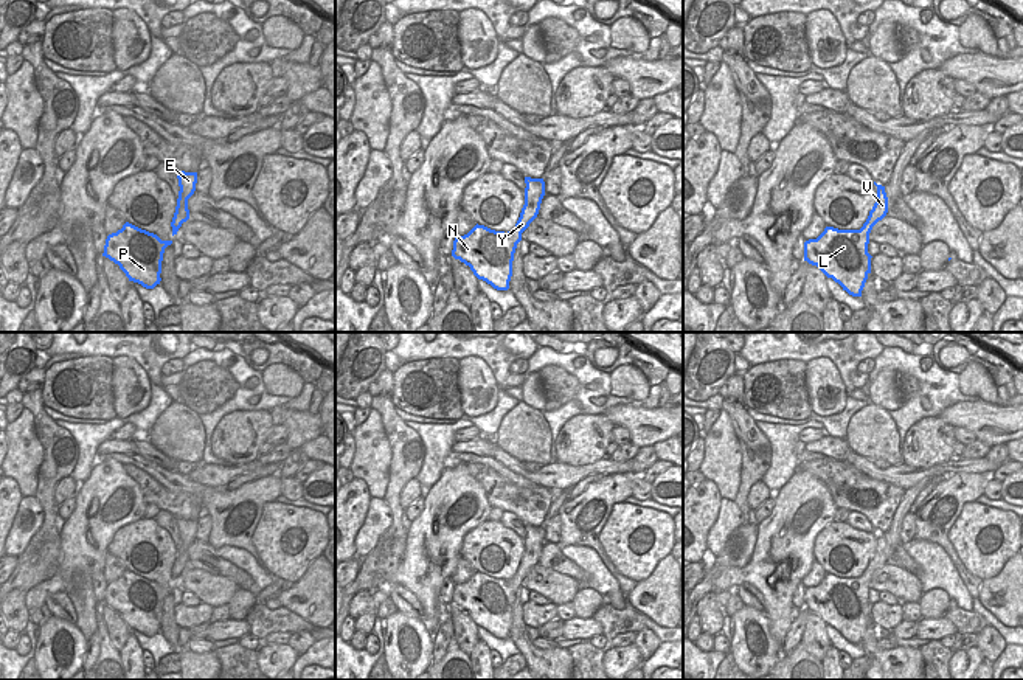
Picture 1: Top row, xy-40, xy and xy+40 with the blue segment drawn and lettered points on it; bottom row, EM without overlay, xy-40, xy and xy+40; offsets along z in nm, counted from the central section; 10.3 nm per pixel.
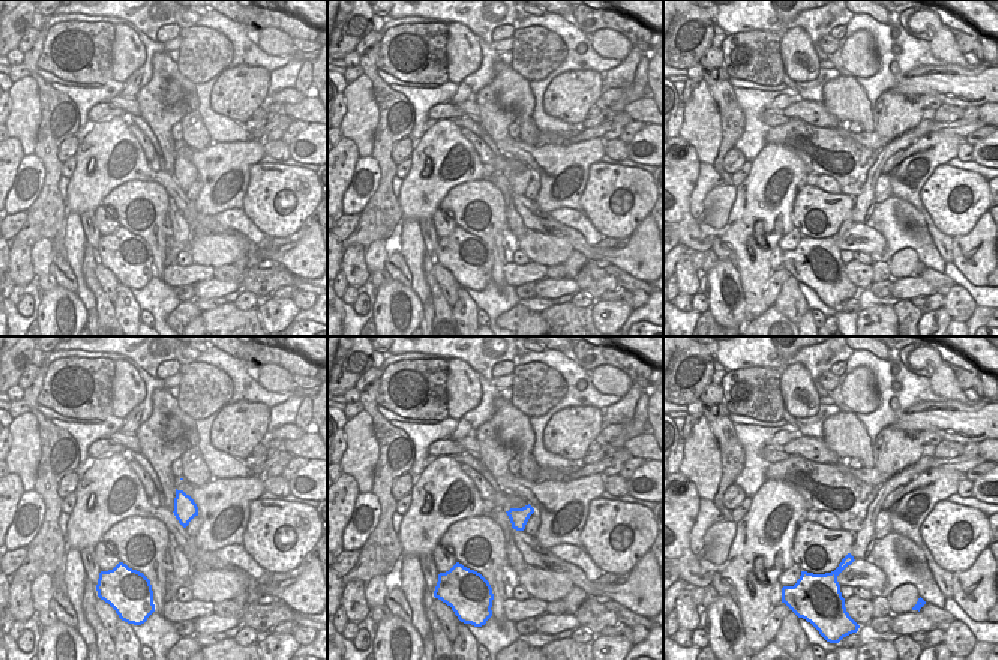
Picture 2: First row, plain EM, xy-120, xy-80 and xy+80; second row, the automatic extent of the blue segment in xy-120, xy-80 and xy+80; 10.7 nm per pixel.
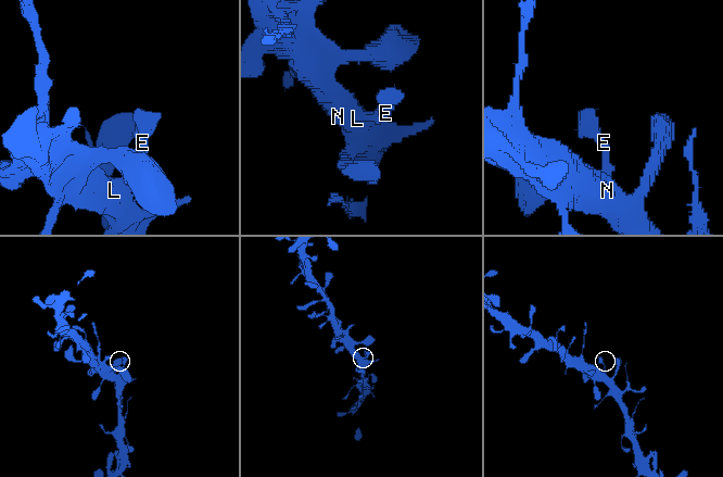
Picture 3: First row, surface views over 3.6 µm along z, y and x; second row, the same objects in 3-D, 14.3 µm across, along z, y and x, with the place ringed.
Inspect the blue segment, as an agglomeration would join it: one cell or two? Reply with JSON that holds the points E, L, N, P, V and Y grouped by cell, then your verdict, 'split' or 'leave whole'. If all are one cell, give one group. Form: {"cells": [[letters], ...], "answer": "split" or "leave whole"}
{"cells": [["E", "L", "N", "P", "V", "Y"]], "answer": "leave whole"}

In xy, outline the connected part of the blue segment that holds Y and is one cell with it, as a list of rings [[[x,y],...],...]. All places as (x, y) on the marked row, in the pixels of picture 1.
[[[525,177],[525,205],[515,227],[505,233],[475,225],[467,234],[455,236],[452,256],[470,267],[478,279],[497,290],[508,290],[512,261],[522,233],[537,217],[545,196],[543,179]]]

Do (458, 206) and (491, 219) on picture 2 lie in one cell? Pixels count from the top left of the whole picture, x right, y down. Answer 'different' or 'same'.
same

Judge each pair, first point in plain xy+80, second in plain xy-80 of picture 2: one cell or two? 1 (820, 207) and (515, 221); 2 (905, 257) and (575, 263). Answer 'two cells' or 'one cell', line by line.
1: two cells
2: one cell

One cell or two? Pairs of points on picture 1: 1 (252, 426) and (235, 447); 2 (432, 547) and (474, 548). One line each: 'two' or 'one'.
1: one
2: two

